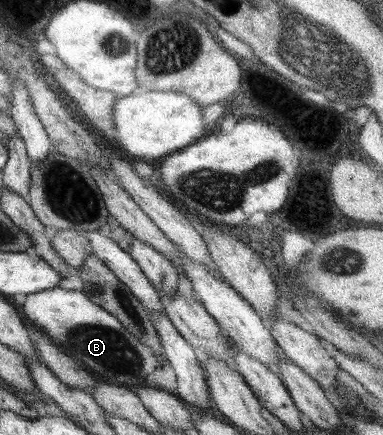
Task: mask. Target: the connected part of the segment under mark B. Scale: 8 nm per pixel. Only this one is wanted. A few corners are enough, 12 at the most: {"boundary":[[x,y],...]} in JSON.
{"boundary":[[84,291],[28,294],[28,320],[108,384],[165,362]]}

